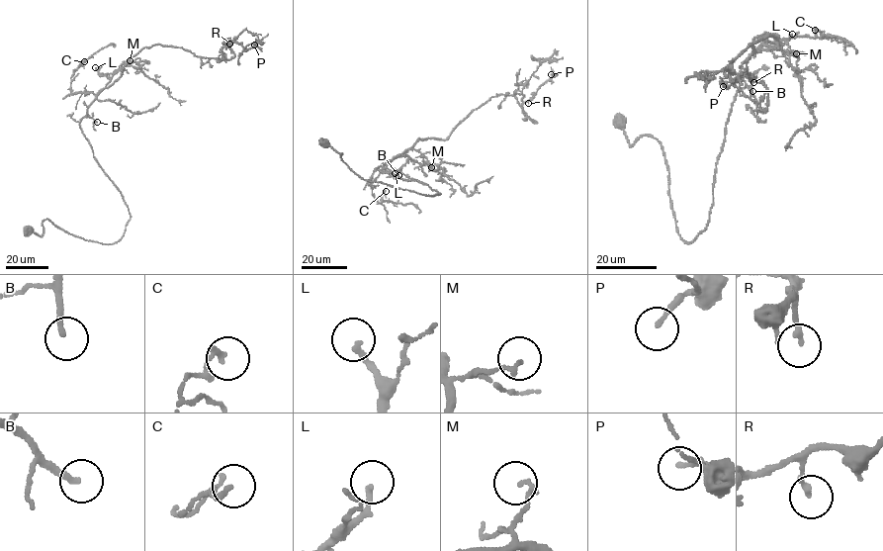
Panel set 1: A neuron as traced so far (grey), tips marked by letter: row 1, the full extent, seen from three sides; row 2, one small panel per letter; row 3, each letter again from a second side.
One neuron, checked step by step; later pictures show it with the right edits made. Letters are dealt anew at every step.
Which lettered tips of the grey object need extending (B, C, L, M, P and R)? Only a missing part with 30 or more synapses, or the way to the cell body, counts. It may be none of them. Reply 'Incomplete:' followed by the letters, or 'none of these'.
Incomplete: B

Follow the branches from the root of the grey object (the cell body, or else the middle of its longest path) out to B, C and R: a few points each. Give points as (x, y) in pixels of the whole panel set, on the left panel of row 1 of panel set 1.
B: (29, 230), (42, 235), (45, 219), (87, 240), (120, 240), (128, 207), (79, 126), (86, 116), (97, 122)
C: (29, 230), (42, 235), (45, 219), (111, 244), (131, 218), (80, 128), (96, 97), (71, 94), (84, 61)
R: (29, 230), (45, 219), (120, 240), (131, 215), (80, 128), (87, 107), (144, 47), (229, 59), (229, 44)

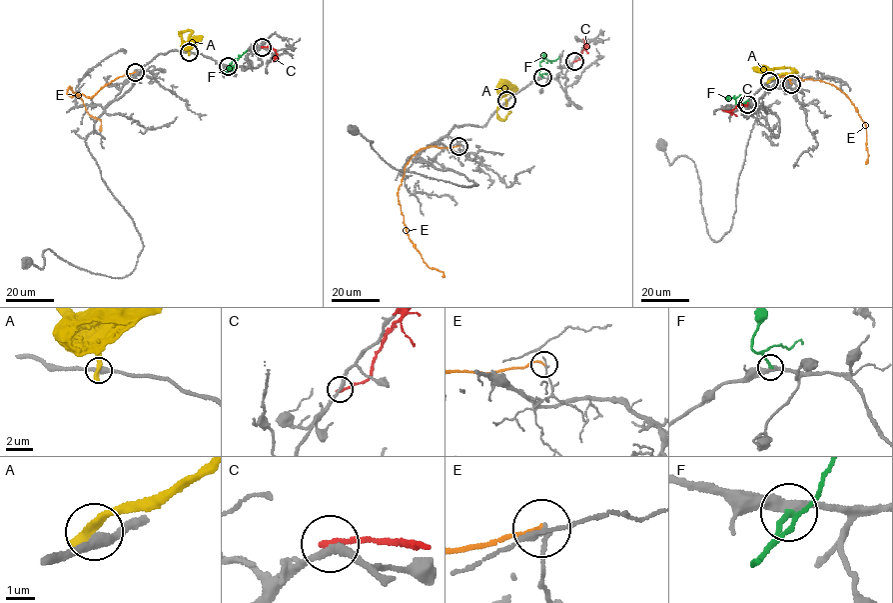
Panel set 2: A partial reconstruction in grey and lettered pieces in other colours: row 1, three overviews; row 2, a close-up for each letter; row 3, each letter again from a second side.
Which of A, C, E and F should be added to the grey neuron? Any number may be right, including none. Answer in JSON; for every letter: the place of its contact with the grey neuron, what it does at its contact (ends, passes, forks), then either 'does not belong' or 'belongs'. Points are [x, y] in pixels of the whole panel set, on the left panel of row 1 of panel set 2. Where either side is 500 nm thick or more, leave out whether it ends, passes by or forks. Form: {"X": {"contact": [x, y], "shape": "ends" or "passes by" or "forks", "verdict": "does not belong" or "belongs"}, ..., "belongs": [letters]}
{"A": {"contact": [189, 52], "shape": "ends", "verdict": "does not belong"}, "C": {"contact": [262, 47], "shape": "ends", "verdict": "does not belong"}, "E": {"contact": [135, 72], "shape": "ends", "verdict": "does not belong"}, "F": {"contact": [228, 66], "shape": "ends", "verdict": "belongs"}, "belongs": ["F"]}

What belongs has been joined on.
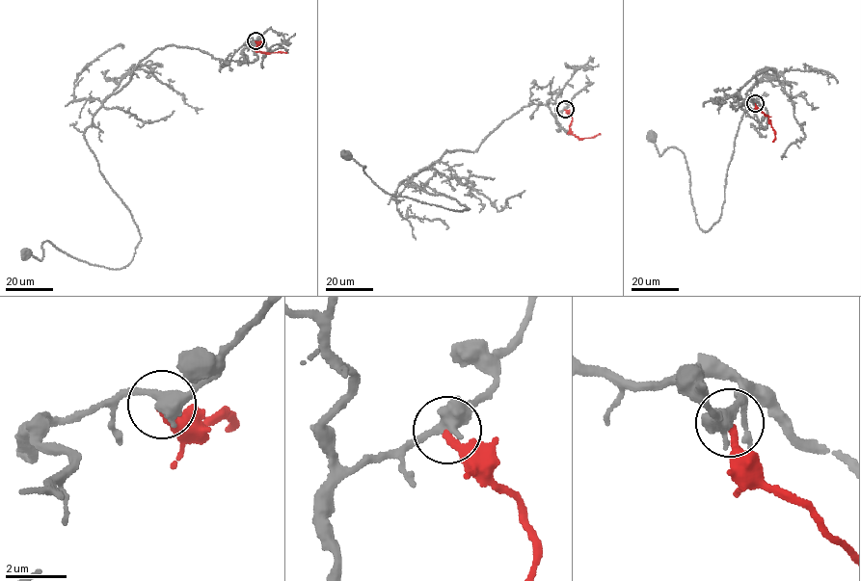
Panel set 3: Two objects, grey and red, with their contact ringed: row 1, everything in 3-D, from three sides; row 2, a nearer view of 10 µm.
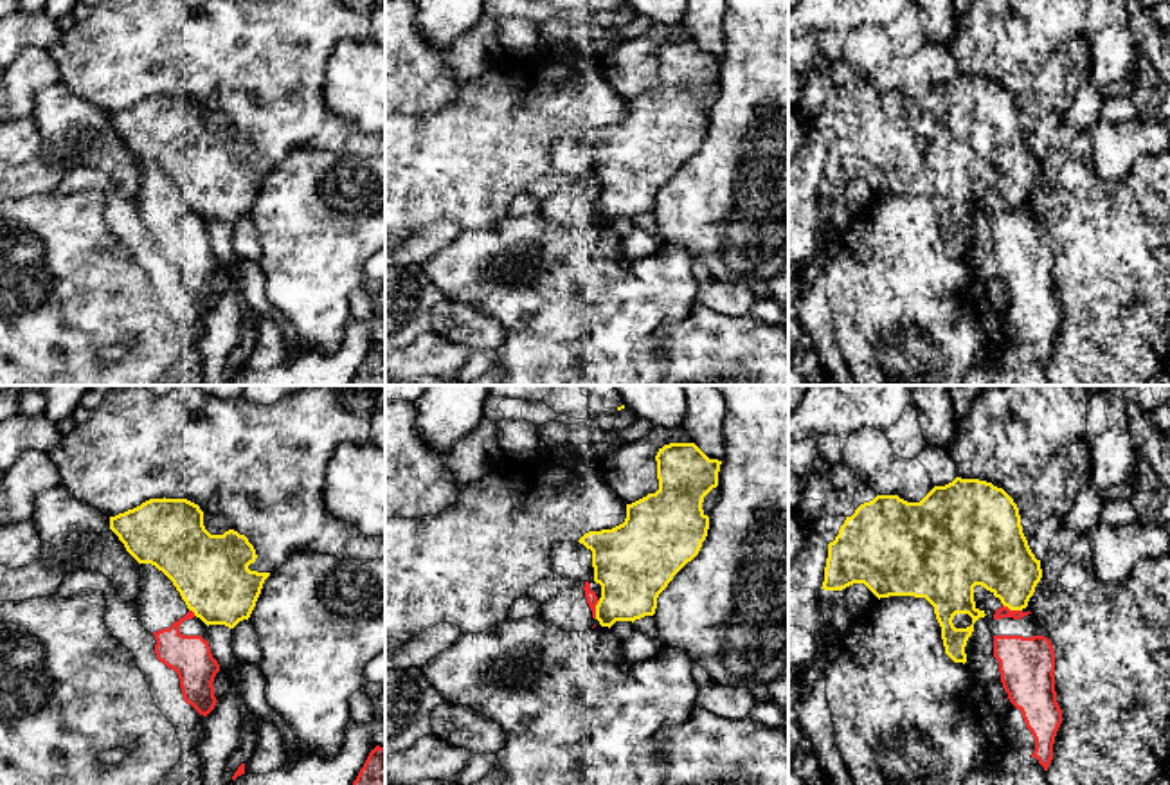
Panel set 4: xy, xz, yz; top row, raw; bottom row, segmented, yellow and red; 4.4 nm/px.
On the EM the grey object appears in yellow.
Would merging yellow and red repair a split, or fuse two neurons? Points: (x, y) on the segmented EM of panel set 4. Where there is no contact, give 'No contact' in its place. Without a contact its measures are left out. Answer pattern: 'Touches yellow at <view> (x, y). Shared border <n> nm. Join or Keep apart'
Touches yellow at xz (596, 609). Shared border 90 nm. Keep apart

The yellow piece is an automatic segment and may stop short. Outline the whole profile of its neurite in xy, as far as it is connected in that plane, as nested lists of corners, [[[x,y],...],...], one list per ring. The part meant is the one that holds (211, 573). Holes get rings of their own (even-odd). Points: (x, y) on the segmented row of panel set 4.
[[[149,499],[140,506],[110,517],[110,529],[139,564],[151,564],[176,587],[187,609],[207,627],[234,628],[248,619],[270,573],[250,571],[256,562],[254,546],[234,529],[211,535],[203,526],[203,511],[187,499]]]

